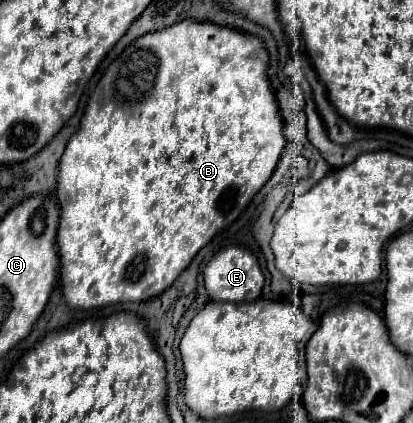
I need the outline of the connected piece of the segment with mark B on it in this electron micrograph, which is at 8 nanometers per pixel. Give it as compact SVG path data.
M184 20L164 30L140 36L108 66L106 74L100 78L94 94L90 96L88 108L80 122L80 130L68 140L58 166L56 192L60 202L60 224L56 244L60 254L62 294L70 308L90 310L118 302L144 302L154 296L160 296L174 284L180 272L188 268L198 250L244 212L254 194L270 180L286 146L278 102L270 90L266 68L268 58L260 40L226 26L196 20Z

